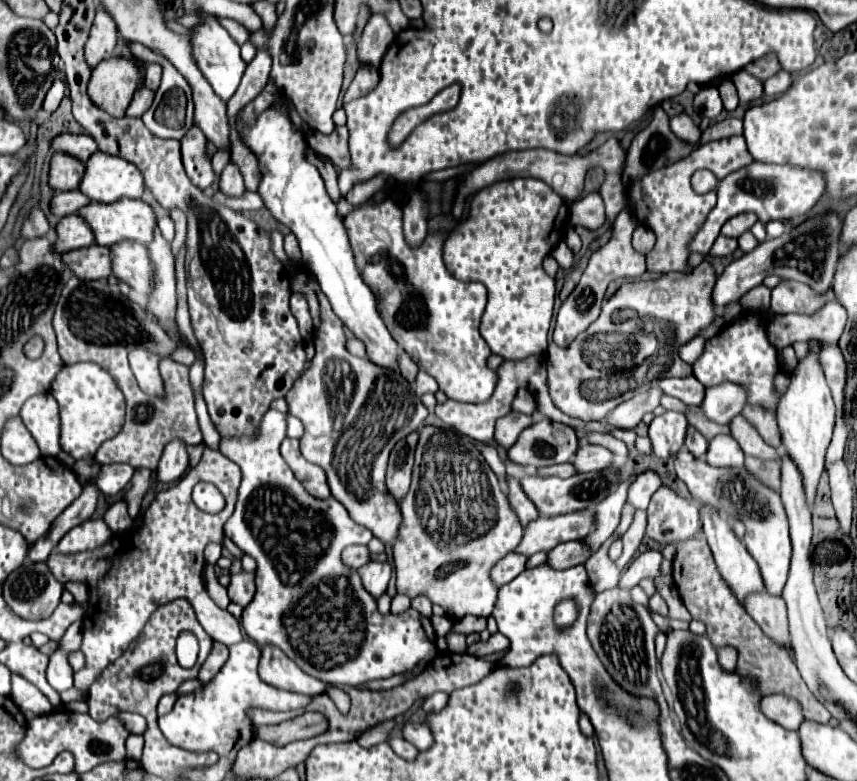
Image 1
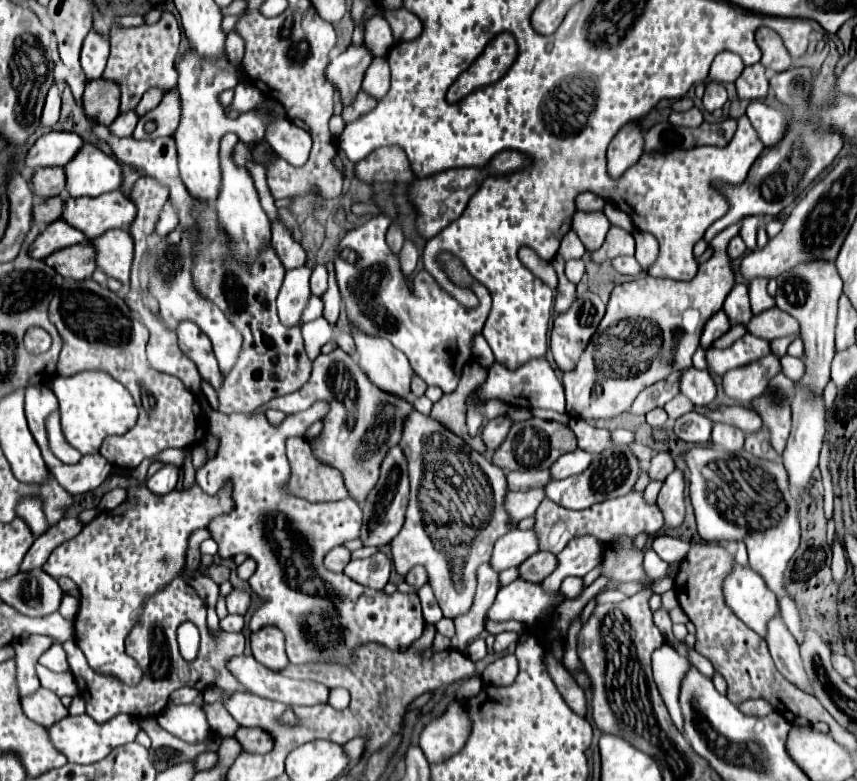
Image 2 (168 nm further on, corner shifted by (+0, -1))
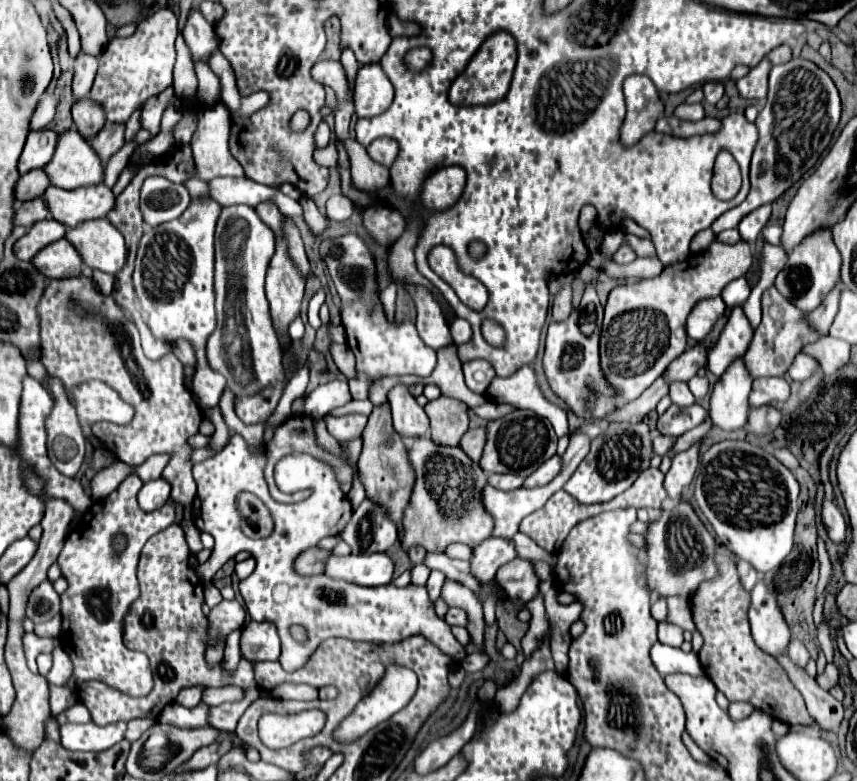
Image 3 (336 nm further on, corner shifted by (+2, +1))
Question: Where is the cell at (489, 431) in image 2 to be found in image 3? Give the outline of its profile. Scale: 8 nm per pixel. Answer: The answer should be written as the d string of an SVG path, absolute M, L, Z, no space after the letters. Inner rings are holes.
M480 427L480 429L470 429L470 431L466 431L464 437L460 439L460 449L462 449L474 463L478 463L480 457L482 457L484 443L486 443L486 429L484 429L484 427Z

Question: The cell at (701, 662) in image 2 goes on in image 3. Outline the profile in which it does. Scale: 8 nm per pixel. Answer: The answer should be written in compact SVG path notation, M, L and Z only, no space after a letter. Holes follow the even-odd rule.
M658 623L658 639L666 645L672 645L672 647L680 647L683 637L684 629L678 627L678 625L672 625L672 623Z

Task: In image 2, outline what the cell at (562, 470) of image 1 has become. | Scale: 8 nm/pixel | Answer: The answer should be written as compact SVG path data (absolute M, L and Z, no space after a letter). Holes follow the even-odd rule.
M528 469L528 471L512 471L506 475L508 489L514 491L530 491L544 487L550 481L550 469Z

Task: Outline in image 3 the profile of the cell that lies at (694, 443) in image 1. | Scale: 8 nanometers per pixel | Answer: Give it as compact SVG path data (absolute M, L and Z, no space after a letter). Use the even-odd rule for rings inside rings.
M694 403L690 407L670 405L658 419L658 431L662 435L680 437L686 431L690 431L692 427L700 425L706 419L706 415L708 415L708 411L702 409L698 403Z

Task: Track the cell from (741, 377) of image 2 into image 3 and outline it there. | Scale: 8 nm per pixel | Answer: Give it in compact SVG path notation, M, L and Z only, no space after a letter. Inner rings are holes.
M770 287L764 295L762 295L762 323L758 325L758 329L754 331L752 343L744 355L744 361L752 373L752 377L782 377L788 367L792 365L792 359L808 345L818 341L822 335L816 335L816 331L812 331L812 327L808 327L808 323L804 323L804 311L800 311L798 307L792 307L792 303L788 303L788 299L784 299L784 295L780 295L780 291L776 291L776 287Z

